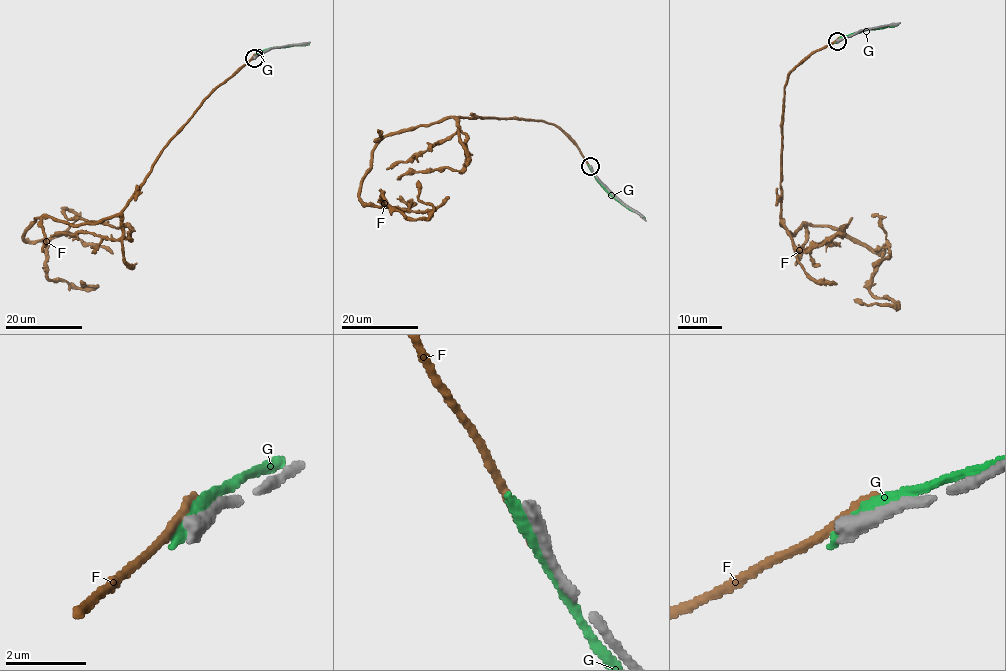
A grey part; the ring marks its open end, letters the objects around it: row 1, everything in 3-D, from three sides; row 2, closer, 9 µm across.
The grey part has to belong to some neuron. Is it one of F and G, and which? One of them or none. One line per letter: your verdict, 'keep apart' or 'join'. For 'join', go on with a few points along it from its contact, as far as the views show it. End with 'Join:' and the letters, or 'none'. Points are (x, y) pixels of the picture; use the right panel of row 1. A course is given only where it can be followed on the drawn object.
F: keep apart
G: keep apart
Join: none

